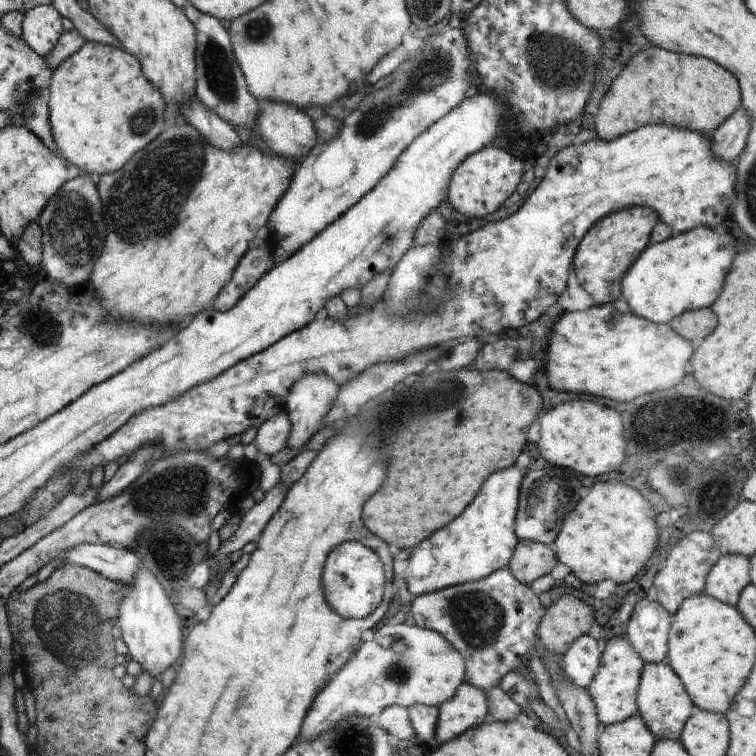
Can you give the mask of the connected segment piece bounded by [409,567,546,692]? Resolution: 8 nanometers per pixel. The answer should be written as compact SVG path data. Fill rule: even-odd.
M505 567L480 580L414 597L409 619L420 628L438 632L452 644L464 658L465 682L486 692L498 686L518 664L527 666L545 612L530 585L518 582Z

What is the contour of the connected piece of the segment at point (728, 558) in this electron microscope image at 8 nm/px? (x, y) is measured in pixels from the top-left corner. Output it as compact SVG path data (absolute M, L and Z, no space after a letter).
M721 554L707 574L704 593L736 607L740 593L751 583L749 570L750 557Z

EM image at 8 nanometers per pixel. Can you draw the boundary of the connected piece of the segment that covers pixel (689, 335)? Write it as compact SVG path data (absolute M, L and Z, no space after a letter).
M711 307L691 310L670 320L669 325L687 341L700 346L700 343L709 335L718 321Z

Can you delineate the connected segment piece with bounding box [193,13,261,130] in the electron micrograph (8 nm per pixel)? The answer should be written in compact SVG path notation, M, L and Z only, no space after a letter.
M200 14L193 24L196 28L196 95L206 110L214 110L224 122L233 128L244 126L256 128L256 118L260 114L258 100L248 90L243 72L234 56L234 50L228 31L222 27L220 20L209 14Z

